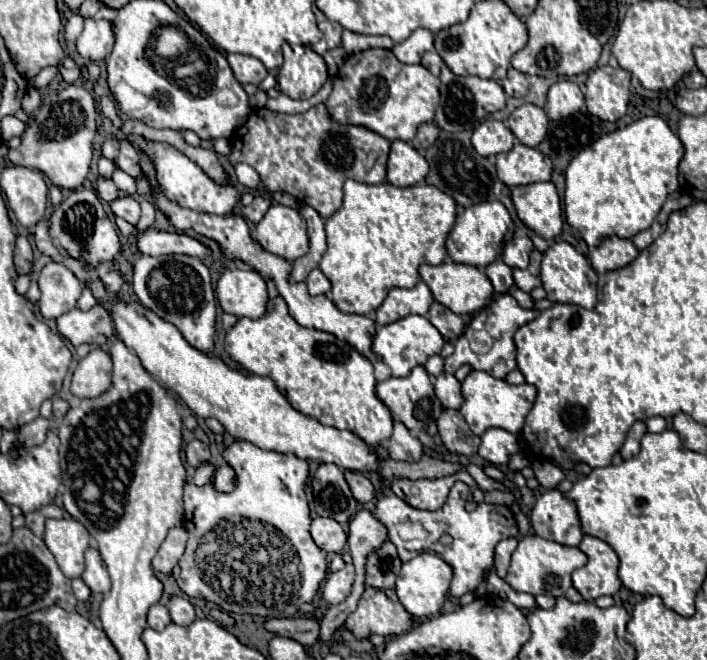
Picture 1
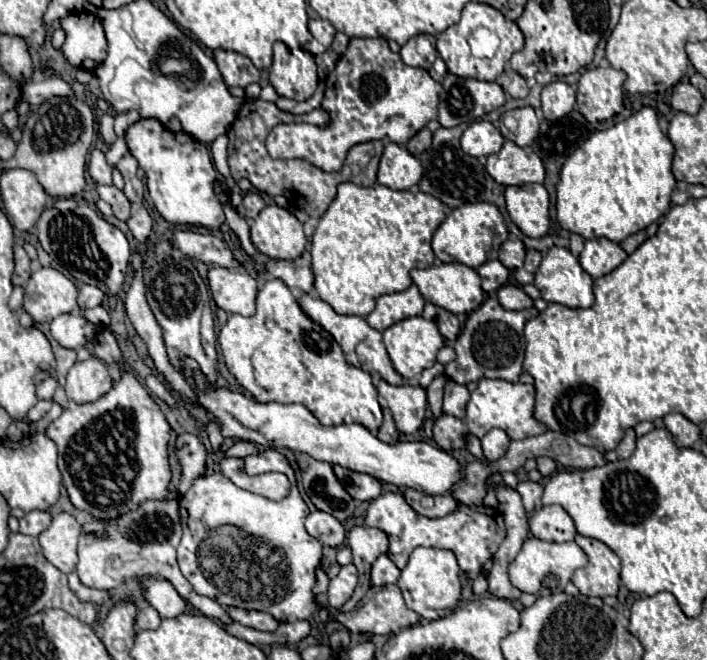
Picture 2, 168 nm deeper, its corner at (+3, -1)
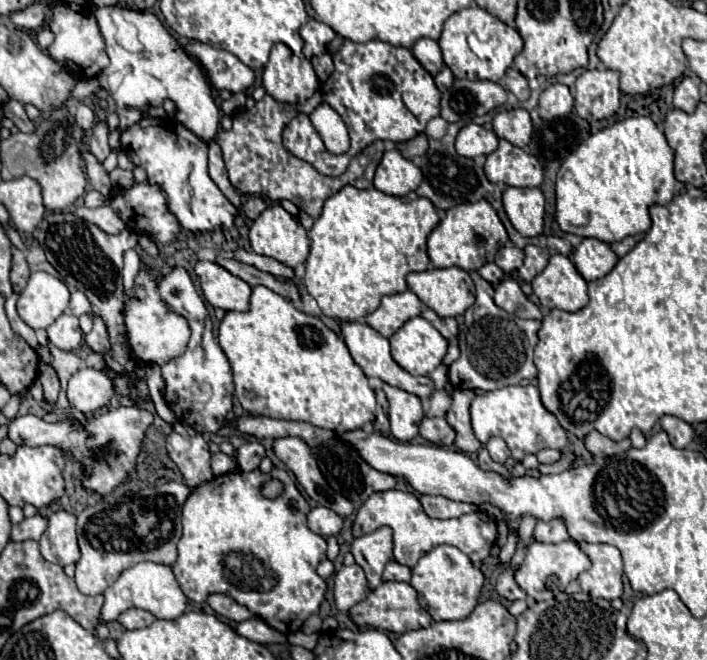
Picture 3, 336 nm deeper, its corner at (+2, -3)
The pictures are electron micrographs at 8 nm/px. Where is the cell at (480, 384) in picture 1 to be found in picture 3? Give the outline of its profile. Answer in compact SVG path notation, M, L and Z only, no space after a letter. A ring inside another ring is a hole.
M532 384L504 386L476 396L470 404L470 416L474 434L480 442L488 442L492 436L504 438L508 448L512 450L512 458L516 458L518 462L526 454L538 454L542 448L562 450L568 442L566 432L562 430L562 426L558 426L558 420L542 406L538 388Z

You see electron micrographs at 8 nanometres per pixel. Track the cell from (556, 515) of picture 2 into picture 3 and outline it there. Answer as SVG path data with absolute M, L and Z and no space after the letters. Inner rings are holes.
M554 518L554 520L538 520L536 522L536 530L534 530L534 538L538 542L564 542L570 538L568 528L564 524L562 518Z

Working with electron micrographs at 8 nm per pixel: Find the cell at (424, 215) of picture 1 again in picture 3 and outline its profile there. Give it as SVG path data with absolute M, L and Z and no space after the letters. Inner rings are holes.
M344 186L340 192L324 202L320 218L314 222L310 236L310 256L306 260L306 290L318 302L320 310L336 320L360 320L372 314L382 296L408 290L408 272L422 272L428 268L430 258L426 252L428 234L440 222L434 204L428 198L410 200L406 196L388 196L376 188L358 190Z

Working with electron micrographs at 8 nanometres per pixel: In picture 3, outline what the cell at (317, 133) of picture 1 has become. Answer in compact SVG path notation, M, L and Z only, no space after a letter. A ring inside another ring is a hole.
M266 94L260 102L256 102L254 108L238 112L232 120L232 130L224 132L220 130L216 136L218 146L222 148L222 158L226 164L228 178L236 190L248 196L266 196L272 202L290 200L296 204L302 212L312 216L314 220L320 216L324 202L336 194L342 186L356 186L356 188L372 188L374 172L380 164L384 144L378 140L370 146L366 146L360 154L354 156L348 170L342 174L342 178L330 178L318 174L308 162L294 158L292 154L286 154L282 148L282 130L284 126L296 116L294 106L276 102L270 94Z

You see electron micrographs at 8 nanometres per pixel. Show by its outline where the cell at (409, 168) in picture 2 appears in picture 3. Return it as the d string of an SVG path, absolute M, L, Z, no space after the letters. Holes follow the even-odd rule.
M386 150L374 176L374 186L392 196L406 196L422 182L422 172L398 150Z

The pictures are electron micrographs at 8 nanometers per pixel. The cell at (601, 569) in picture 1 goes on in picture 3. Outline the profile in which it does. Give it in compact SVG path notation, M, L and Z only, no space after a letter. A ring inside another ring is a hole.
M582 542L580 548L590 558L592 566L578 576L582 592L592 598L614 600L622 596L622 556L618 548L610 544L588 544Z

